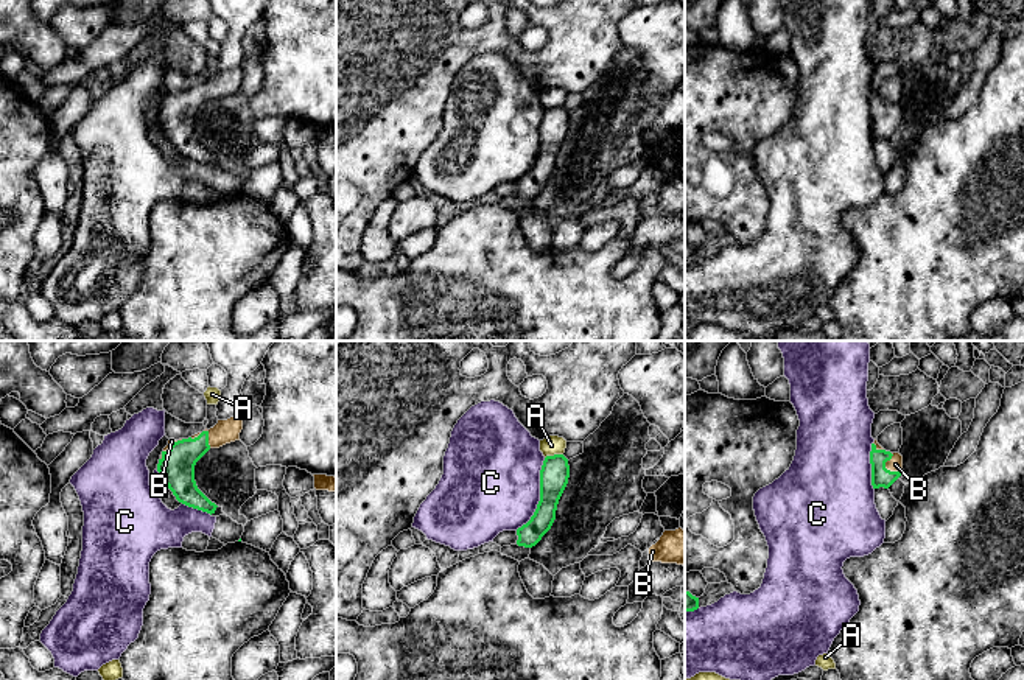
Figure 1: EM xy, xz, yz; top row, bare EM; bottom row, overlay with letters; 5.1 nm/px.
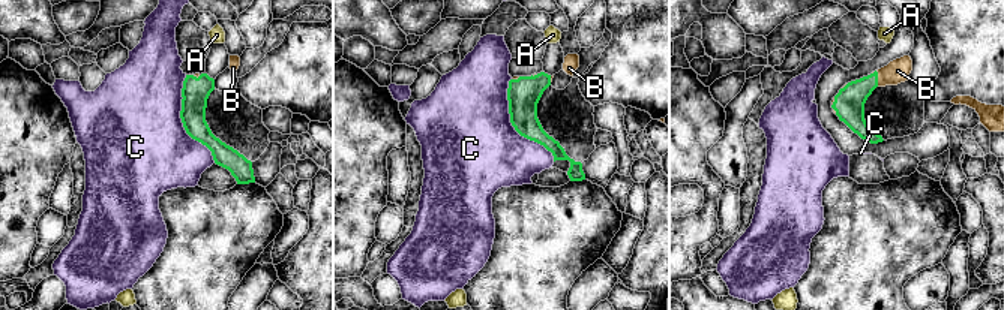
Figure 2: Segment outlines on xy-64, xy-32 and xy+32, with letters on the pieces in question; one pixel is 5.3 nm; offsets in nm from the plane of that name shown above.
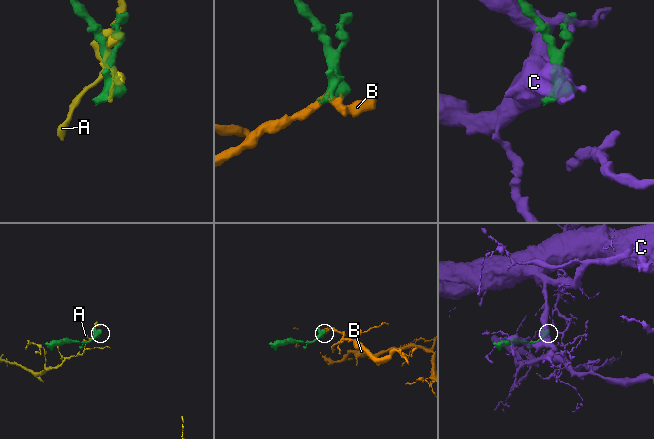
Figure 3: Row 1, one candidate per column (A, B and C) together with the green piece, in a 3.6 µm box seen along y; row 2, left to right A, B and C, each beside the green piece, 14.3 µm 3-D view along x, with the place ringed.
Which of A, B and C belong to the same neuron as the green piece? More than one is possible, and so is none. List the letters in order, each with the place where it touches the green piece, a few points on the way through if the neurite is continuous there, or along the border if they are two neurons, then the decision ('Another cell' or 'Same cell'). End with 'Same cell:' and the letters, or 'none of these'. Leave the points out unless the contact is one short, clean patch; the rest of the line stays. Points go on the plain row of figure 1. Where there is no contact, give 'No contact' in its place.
A: Touches green at xz (554, 106). Another cell
B: Touches green at yz (884, 119). Path across: yz (881, 128), (884, 119), (895, 115). Same cell
C: Touches green at xz (540, 147). Another cell
Same cell: B

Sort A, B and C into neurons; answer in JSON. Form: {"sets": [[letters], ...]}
{"sets": [["A"], ["B"], ["C"]]}

